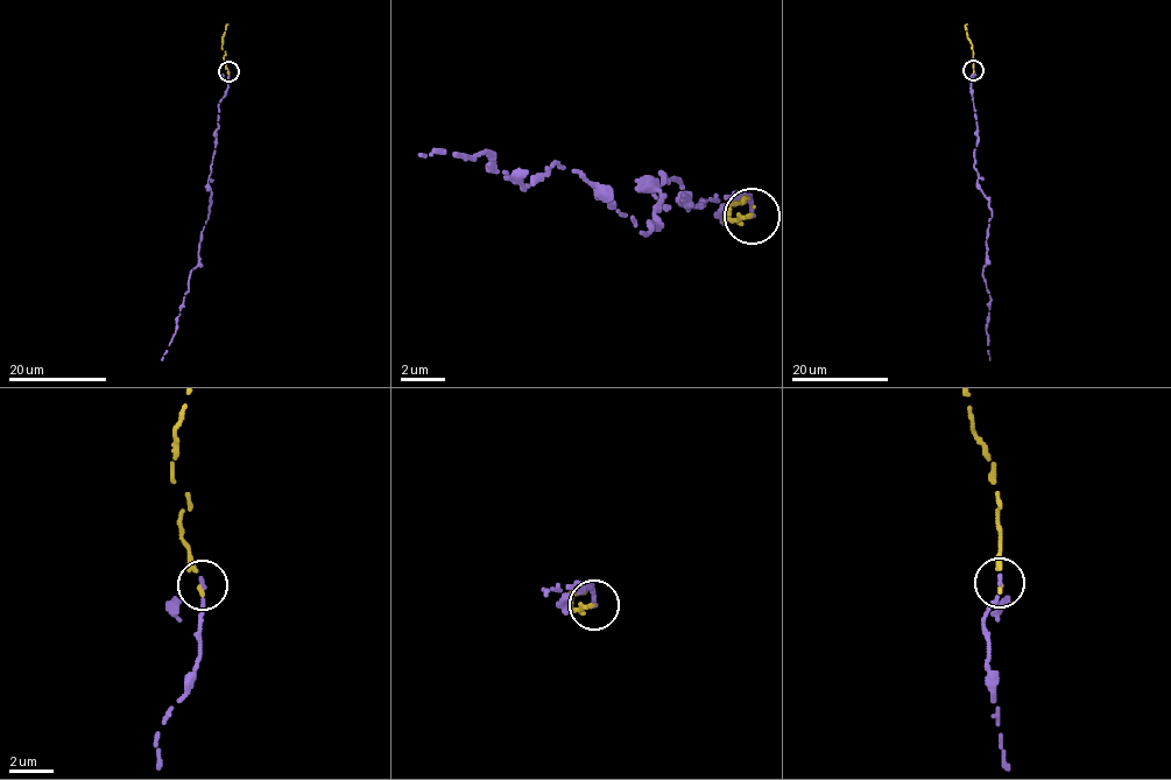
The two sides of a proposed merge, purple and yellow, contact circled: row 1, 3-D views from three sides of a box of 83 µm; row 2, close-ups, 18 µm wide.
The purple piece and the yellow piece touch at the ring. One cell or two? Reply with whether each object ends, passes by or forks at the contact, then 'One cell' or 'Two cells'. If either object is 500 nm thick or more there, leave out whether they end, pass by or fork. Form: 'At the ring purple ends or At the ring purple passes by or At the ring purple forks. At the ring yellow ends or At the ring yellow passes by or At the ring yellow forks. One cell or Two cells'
At the ring purple ends. At the ring yellow ends. One cell

